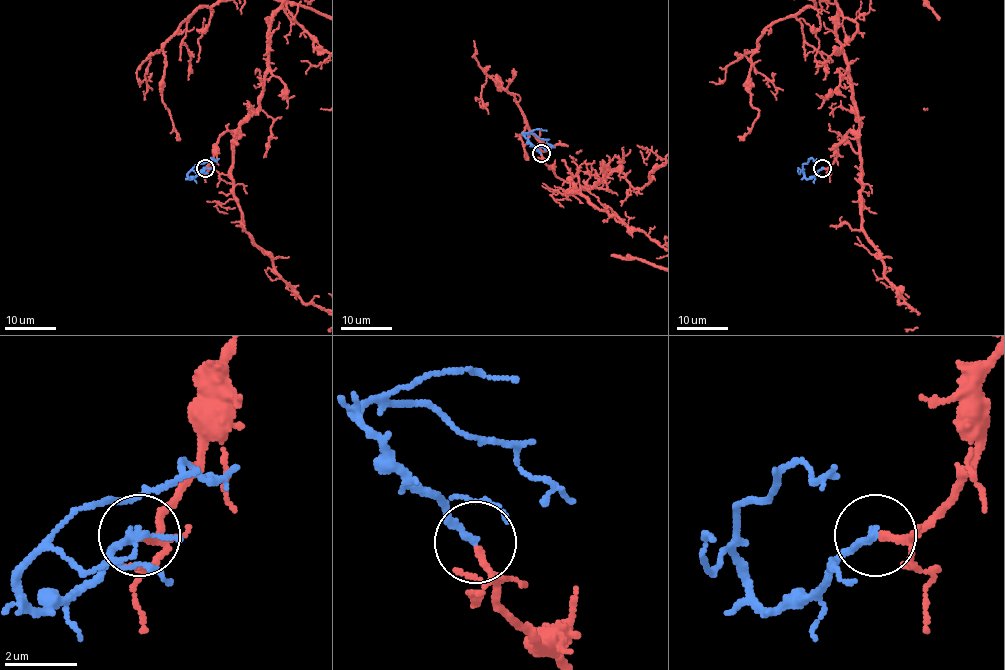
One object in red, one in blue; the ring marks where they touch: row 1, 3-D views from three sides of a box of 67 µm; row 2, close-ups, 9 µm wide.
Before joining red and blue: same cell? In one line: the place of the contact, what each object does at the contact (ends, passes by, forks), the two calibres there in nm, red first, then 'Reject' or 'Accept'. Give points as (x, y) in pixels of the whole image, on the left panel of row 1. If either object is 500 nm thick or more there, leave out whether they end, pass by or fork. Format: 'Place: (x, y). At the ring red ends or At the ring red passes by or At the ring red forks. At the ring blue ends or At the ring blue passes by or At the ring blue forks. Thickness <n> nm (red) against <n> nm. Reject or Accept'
Place: (205, 168). At the ring red passes by. At the ring blue ends. Thickness 140 nm (red) against 200 nm. Accept

